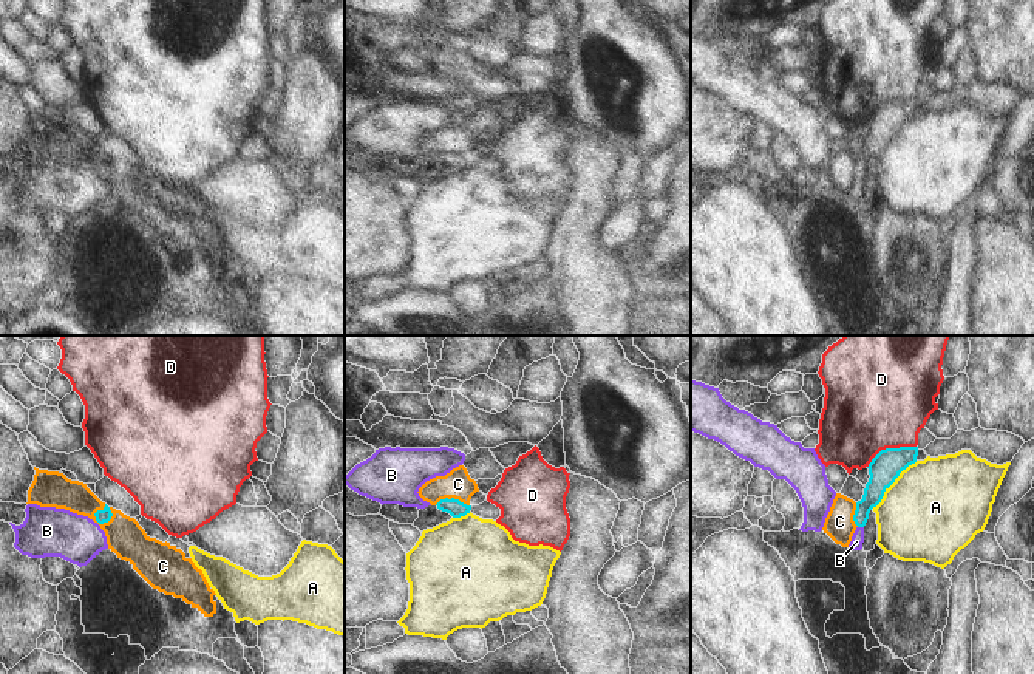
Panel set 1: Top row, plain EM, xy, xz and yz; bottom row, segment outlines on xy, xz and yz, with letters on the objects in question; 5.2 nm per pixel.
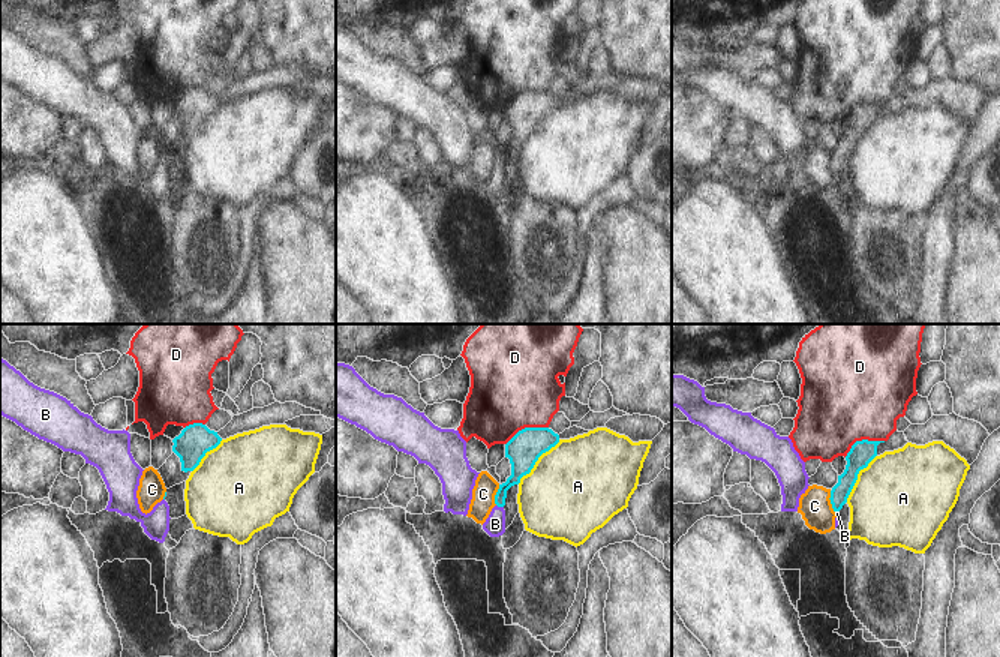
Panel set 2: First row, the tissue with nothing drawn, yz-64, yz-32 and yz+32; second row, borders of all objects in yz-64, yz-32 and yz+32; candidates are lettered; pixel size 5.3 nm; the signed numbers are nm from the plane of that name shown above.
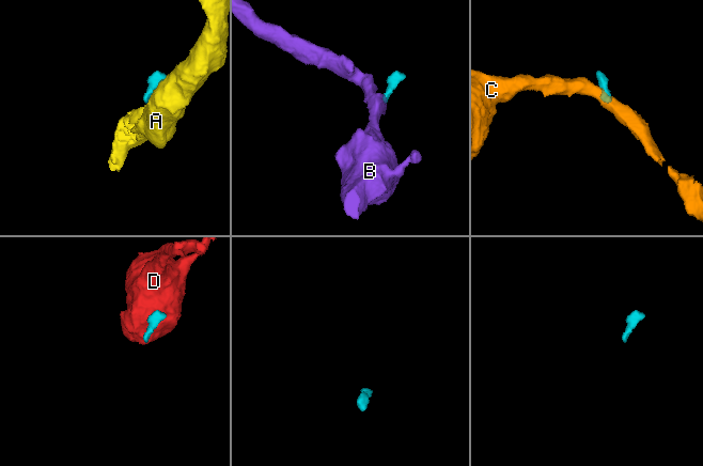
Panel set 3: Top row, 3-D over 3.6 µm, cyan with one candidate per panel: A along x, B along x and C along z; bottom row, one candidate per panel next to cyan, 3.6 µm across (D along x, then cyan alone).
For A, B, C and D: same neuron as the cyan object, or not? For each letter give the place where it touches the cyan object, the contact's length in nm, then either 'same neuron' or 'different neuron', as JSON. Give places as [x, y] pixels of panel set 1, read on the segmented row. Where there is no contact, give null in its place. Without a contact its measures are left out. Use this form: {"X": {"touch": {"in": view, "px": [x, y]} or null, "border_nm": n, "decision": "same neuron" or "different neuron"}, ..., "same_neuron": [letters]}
{"A": {"touch": {"in": "yz", "px": [894, 481]}, "border_nm": 340, "decision": "different neuron"}, "B": {"touch": {"in": "yz", "px": [861, 526]}, "border_nm": 30, "decision": "same neuron"}, "C": {"touch": {"in": "xy", "px": [95, 514]}, "border_nm": 120, "decision": "different neuron"}, "D": {"touch": {"in": "yz", "px": [889, 449]}, "border_nm": 280, "decision": "different neuron"}, "same_neuron": ["B"]}

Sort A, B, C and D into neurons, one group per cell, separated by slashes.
A / B / C / D

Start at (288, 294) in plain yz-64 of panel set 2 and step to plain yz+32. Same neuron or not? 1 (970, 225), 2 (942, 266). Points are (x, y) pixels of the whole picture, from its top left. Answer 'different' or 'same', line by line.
1: same
2: different

